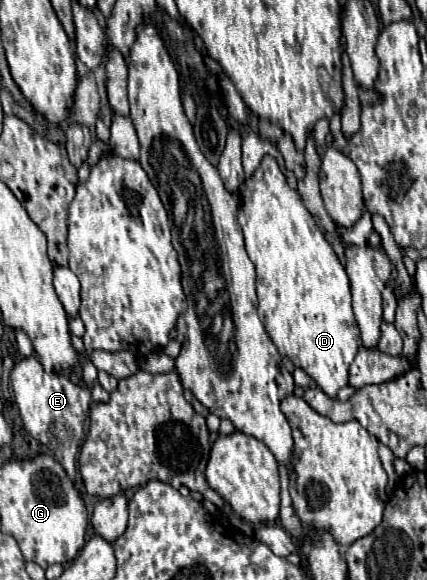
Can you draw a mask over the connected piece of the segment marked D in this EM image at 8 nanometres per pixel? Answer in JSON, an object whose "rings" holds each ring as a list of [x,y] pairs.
{"rings":[[[265,155],[259,169],[247,181],[239,209],[239,225],[245,235],[245,247],[249,259],[257,269],[257,295],[259,313],[271,341],[281,355],[289,357],[295,367],[303,369],[331,399],[337,399],[337,391],[349,383],[349,365],[357,351],[363,347],[361,333],[351,309],[351,287],[343,263],[335,255],[333,247],[323,237],[313,215],[303,205],[297,191],[287,185],[277,161]]]}

